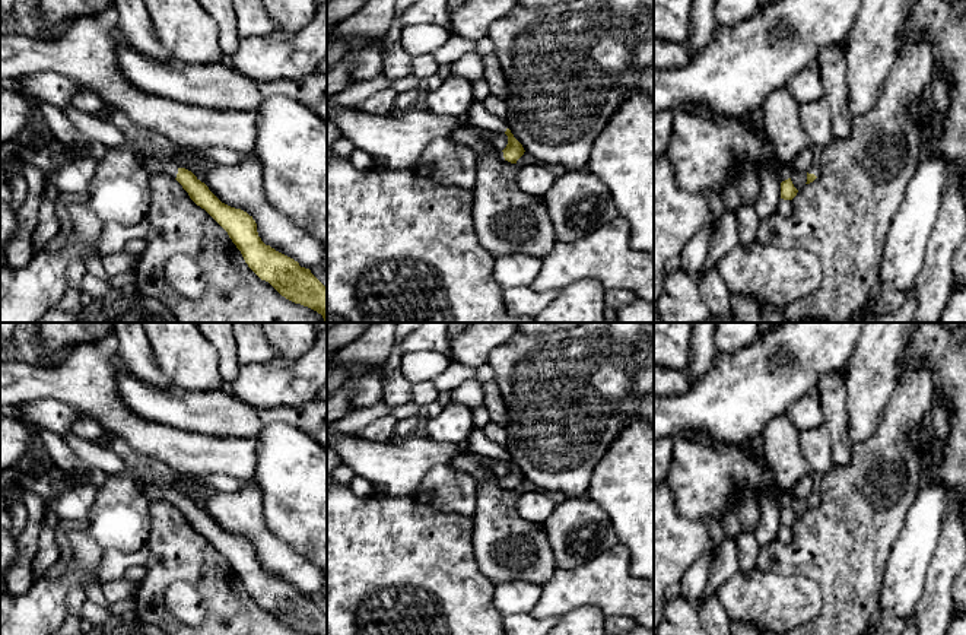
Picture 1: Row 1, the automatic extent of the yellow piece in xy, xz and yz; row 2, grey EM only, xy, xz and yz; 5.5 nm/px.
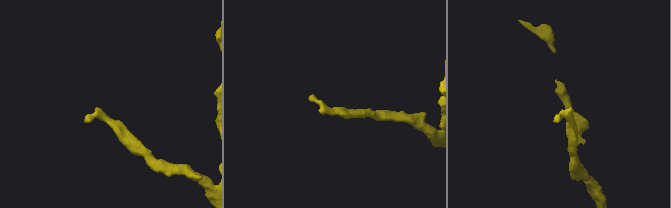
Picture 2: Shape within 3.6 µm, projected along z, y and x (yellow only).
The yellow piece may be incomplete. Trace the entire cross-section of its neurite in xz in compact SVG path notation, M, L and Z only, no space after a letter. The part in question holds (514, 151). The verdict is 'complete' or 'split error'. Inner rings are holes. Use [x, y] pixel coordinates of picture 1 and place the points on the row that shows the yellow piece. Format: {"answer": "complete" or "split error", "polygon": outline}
{"answer": "split error", "polygon": "M506 128L505 134L508 136L508 145L503 150L498 150L496 147L493 147L492 145L489 145L484 140L473 145L471 150L476 155L495 153L496 156L499 156L511 163L517 163L517 161L524 155L525 150L524 150L522 145L514 137L514 134L511 133L509 128Z"}

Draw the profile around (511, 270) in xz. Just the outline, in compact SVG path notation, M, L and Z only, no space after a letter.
M524 254L495 257L493 279L503 288L531 286L541 269L541 258Z

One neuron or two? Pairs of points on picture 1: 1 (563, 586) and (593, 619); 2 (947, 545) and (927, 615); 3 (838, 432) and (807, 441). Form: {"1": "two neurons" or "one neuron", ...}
{"1": "two neurons", "2": "one neuron", "3": "two neurons"}

